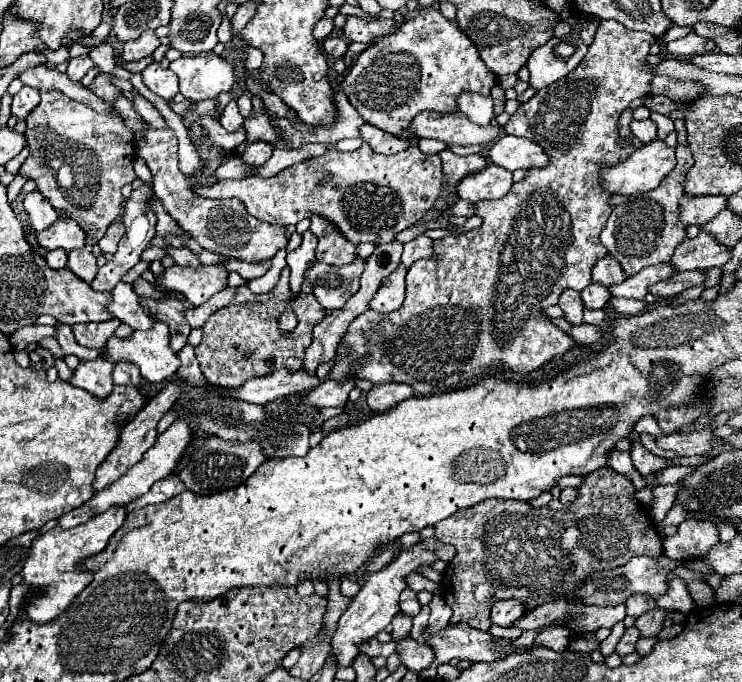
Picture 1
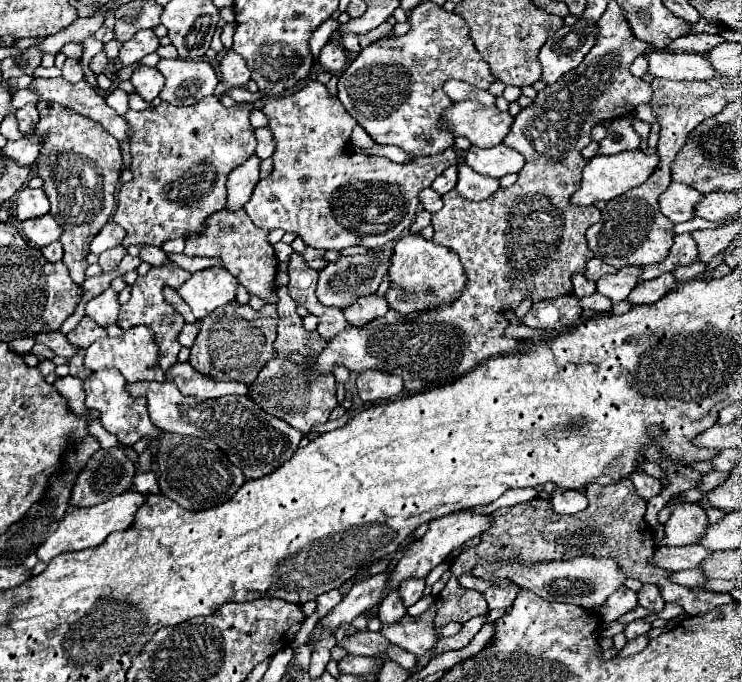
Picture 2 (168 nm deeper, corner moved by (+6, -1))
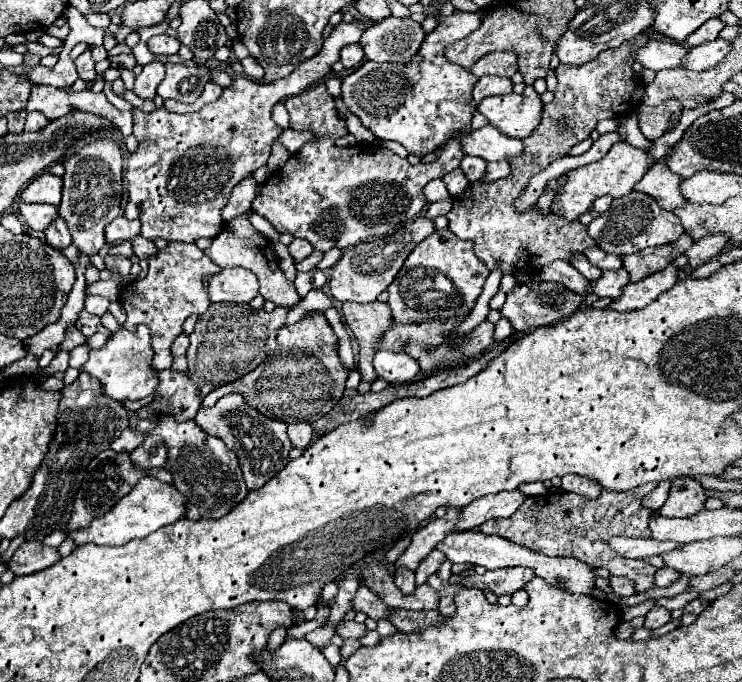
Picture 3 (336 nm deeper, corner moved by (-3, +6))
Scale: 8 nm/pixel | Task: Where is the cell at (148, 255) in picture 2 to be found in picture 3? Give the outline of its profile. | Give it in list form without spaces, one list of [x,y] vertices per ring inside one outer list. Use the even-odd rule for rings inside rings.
[[[136,236],[132,238],[132,244],[134,244],[134,254],[138,258],[150,258],[150,256],[156,256],[158,254],[158,248],[152,240],[146,240],[142,236]]]

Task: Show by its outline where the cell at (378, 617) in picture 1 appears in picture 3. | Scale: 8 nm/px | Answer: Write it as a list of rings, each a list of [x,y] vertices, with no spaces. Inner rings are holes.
[[[512,490],[472,500],[468,506],[460,508],[458,522],[456,528],[452,528],[452,532],[466,532],[478,528],[490,518],[510,518],[518,510],[524,498],[526,496],[520,490]]]

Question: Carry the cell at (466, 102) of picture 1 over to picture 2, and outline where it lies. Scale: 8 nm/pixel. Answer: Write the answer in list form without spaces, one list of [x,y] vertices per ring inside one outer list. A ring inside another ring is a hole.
[[[449,79],[449,83],[445,83],[445,93],[453,99],[453,101],[463,101],[463,99],[473,99],[479,101],[487,107],[495,105],[495,95],[491,95],[489,91],[477,89],[465,81],[457,81],[457,79]]]

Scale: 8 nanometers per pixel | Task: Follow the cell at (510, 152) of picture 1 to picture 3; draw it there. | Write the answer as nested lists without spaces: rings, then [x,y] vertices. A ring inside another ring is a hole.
[[[486,124],[484,128],[478,128],[478,130],[470,130],[468,134],[462,136],[460,142],[462,142],[466,154],[480,156],[486,162],[510,160],[510,158],[516,158],[518,154],[522,154],[522,150],[524,150],[522,140],[508,138],[490,124]]]

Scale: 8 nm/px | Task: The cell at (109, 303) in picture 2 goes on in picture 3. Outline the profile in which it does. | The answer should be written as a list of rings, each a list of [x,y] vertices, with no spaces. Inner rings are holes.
[[[88,296],[84,308],[86,308],[90,314],[102,316],[102,314],[108,312],[108,306],[110,306],[110,300],[108,300],[108,298],[102,298],[102,296]]]

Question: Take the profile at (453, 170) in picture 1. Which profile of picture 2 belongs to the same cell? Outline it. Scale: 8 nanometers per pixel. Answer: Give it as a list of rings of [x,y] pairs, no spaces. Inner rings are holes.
[[[451,165],[451,167],[447,167],[435,181],[433,181],[433,189],[439,193],[439,195],[445,195],[445,193],[449,193],[453,187],[455,187],[455,183],[457,183],[457,165]]]

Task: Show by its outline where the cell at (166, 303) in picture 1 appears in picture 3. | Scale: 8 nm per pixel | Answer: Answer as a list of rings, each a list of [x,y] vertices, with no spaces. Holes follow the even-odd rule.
[[[170,242],[166,250],[160,250],[158,256],[150,258],[148,262],[150,268],[146,278],[122,288],[120,302],[128,314],[124,328],[134,330],[138,324],[148,324],[154,348],[152,366],[156,370],[166,370],[172,366],[174,360],[170,346],[182,332],[184,320],[190,314],[206,312],[206,308],[210,306],[210,298],[202,284],[202,276],[220,272],[220,266],[208,260],[208,256],[196,244],[186,244],[186,242]]]

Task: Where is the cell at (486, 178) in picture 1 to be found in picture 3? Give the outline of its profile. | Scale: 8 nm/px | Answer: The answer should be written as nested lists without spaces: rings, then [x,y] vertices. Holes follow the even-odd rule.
[[[466,156],[466,158],[462,160],[460,168],[462,168],[462,172],[466,174],[466,178],[468,178],[470,182],[478,182],[478,180],[482,180],[484,174],[486,174],[486,160],[476,158],[476,156]]]

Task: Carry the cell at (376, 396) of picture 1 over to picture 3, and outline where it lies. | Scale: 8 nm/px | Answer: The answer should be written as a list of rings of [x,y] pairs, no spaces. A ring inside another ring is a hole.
[[[378,350],[374,356],[374,370],[380,380],[388,384],[410,384],[418,374],[418,362],[404,352]]]

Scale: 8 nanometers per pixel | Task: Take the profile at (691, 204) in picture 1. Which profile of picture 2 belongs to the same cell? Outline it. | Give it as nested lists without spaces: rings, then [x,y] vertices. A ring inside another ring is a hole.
[[[671,183],[667,191],[659,195],[661,213],[673,223],[683,223],[693,219],[693,207],[699,201],[701,193],[683,183]]]

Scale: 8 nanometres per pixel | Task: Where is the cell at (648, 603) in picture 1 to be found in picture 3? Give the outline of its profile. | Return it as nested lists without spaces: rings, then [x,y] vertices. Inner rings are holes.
[[[610,576],[610,586],[620,596],[632,596],[632,594],[636,594],[634,582],[630,582],[630,578],[626,578],[626,576]]]

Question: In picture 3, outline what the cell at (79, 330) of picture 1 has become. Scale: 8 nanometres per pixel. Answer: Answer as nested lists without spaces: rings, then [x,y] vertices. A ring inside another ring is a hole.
[[[80,312],[80,316],[78,316],[78,320],[76,320],[76,328],[84,334],[84,336],[92,336],[92,334],[96,334],[96,332],[108,332],[104,326],[102,326],[102,322],[100,322],[100,318],[98,316],[94,316],[94,314],[90,314],[90,312]]]

